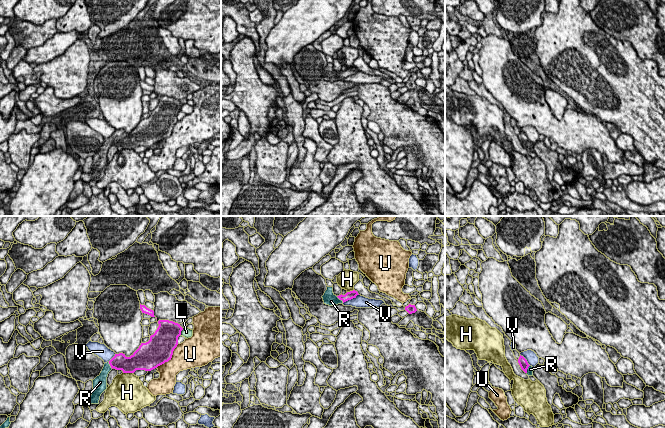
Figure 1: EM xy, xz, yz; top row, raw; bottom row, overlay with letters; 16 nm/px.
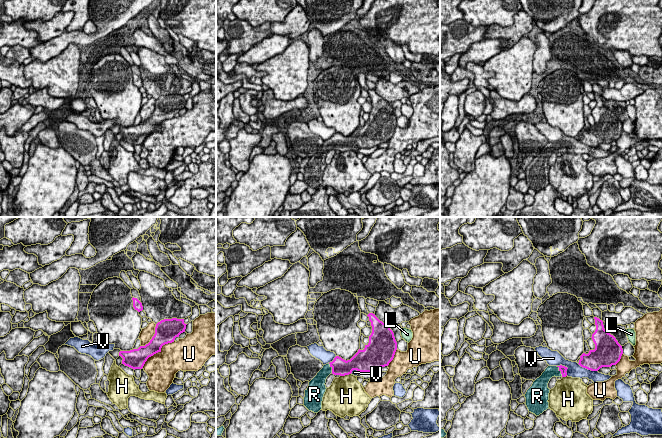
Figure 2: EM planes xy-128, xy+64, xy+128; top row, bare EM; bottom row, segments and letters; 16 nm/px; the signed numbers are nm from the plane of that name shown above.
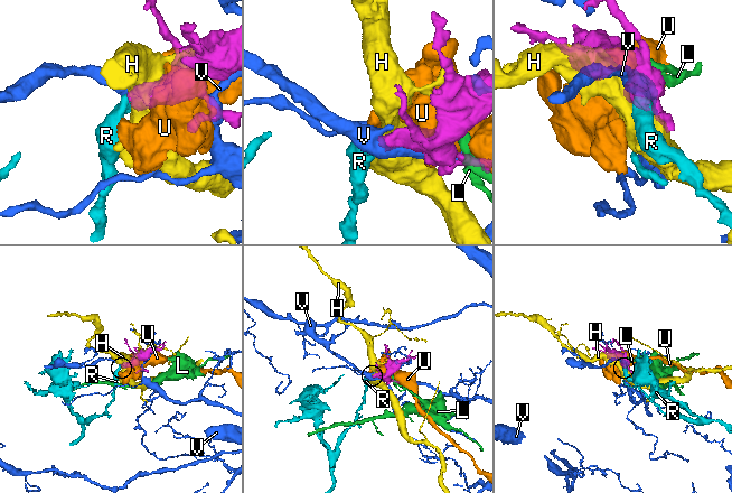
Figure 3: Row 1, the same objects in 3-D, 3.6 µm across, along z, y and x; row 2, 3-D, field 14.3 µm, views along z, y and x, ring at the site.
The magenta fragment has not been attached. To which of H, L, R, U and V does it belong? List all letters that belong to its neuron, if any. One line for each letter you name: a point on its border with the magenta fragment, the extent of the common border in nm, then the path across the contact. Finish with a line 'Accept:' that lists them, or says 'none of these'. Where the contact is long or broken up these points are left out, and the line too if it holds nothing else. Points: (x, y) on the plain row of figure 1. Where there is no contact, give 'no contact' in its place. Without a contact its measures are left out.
R: contact xz (340, 75); length 160 nm; way xz (350, 71), (340, 75), (329, 74)
Accept: R

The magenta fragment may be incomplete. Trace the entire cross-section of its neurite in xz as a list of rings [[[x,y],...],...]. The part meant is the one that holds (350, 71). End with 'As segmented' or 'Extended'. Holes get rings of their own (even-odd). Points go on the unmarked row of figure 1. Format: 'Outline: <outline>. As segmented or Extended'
Outline: [[[327,63],[327,66],[325,67],[322,74],[323,74],[324,80],[329,82],[336,82],[338,80],[343,80],[348,76],[356,74],[357,71],[359,71],[358,68],[353,66],[350,68],[347,68],[345,71],[341,70],[339,72],[336,72],[333,69],[333,63]]]. Extended

